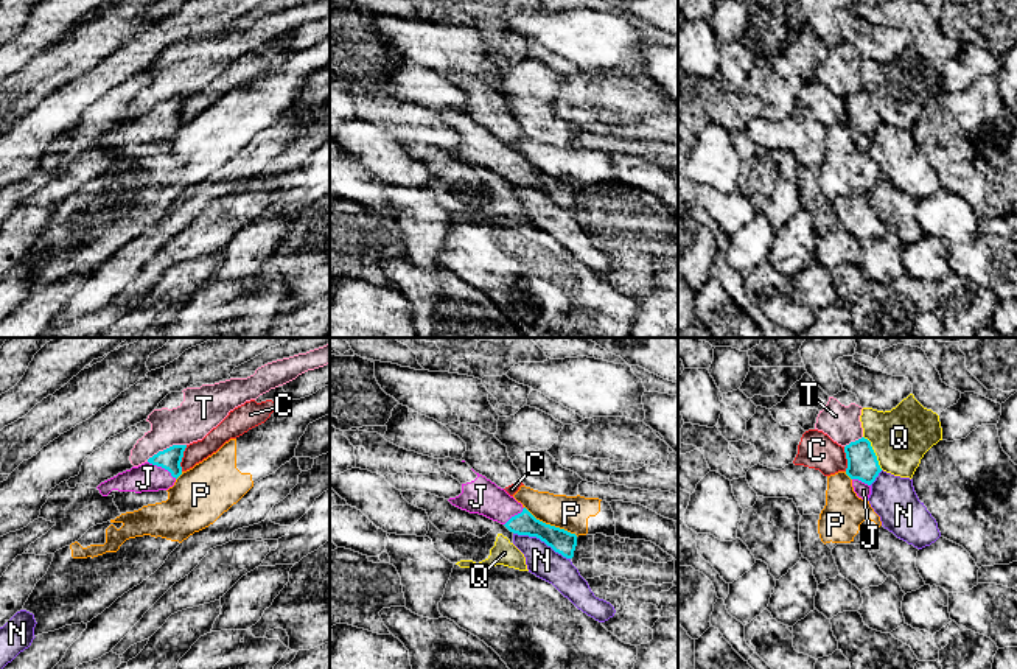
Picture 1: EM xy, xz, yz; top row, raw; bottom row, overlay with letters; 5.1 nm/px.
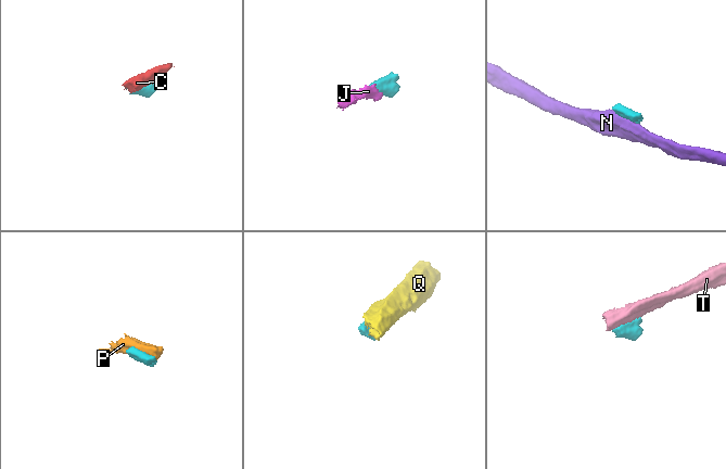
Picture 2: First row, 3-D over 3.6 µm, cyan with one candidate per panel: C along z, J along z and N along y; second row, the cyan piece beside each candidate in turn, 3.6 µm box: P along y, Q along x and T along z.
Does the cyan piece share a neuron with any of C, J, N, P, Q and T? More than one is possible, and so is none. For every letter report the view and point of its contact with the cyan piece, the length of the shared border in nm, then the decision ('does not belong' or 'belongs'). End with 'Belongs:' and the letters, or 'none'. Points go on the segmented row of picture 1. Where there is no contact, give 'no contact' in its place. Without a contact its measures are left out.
C: xy (182, 456) | 140 nm | does not belong
J: xy (162, 467) | 180 nm | belongs
N: xz (541, 540) | 320 nm | does not belong
P: xz (549, 525) | 320 nm | does not belong
Q: yz (874, 453) | 200 nm | does not belong
T: xy (167, 448) | 220 nm | does not belong
Belongs: J

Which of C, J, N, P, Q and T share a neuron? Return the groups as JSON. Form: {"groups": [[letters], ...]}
{"groups": [["C"], ["J"], ["N"], ["P"], ["Q"], ["T"]]}

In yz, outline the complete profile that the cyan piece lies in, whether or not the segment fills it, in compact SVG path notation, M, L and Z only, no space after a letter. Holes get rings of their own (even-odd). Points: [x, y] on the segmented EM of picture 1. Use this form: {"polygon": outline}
{"polygon": "M865 437L844 447L848 468L846 475L852 479L854 492L858 498L868 499L871 484L882 471L871 442Z"}

